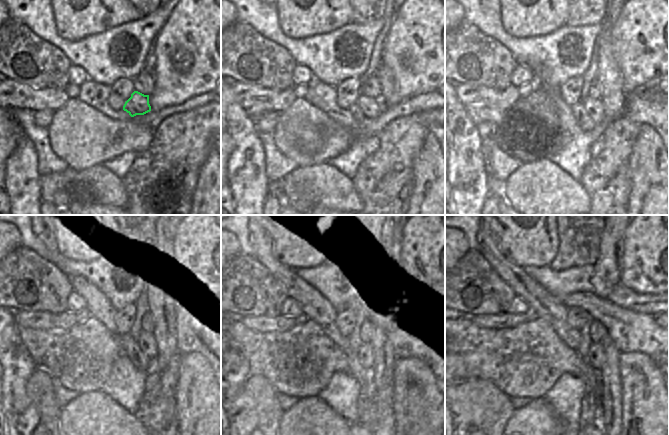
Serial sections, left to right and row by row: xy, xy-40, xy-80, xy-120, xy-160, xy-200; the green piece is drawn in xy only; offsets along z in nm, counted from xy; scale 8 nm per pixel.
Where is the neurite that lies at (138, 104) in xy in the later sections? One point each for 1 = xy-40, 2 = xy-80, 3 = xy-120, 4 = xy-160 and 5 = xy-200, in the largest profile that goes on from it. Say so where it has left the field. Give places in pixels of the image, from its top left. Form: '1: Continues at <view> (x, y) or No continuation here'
1: Continues at xy-40 (365, 106)
2: Continues at xy-80 (588, 113)
3: Continues at xy-120 (141, 351)
4: Continues at xy-160 (367, 354)
5: Continues at xy-200 (595, 358)

